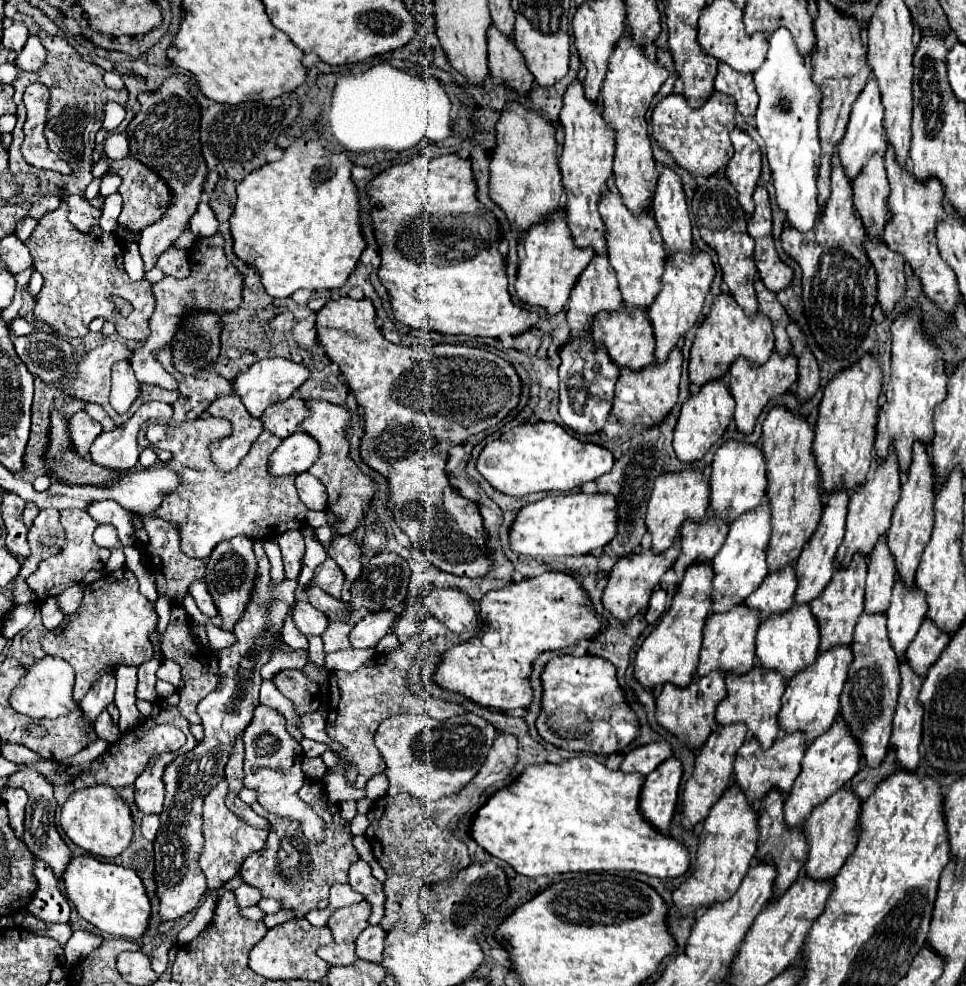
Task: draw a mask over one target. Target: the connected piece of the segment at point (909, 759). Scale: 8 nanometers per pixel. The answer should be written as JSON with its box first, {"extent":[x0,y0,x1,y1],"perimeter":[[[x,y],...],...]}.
{"extent":[891,659,923,769],"perimeter":[[[907,659],[899,663],[901,669],[901,691],[897,699],[897,709],[893,717],[891,747],[897,749],[897,763],[903,769],[919,767],[919,739],[923,733],[923,705],[919,705],[919,689],[923,677],[919,677]]]}

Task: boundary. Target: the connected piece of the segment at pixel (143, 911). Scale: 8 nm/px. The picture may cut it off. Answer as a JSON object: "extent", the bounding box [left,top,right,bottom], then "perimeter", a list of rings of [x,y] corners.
{"extent":[63,857,151,941],"perimeter":[[[75,857],[63,873],[65,895],[77,913],[103,933],[139,941],[145,937],[151,921],[151,899],[139,875],[133,869],[99,861],[95,857]]]}

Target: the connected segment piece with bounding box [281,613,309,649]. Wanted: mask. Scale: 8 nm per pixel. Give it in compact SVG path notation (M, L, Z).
M287 613L287 621L283 623L283 639L291 645L291 647L299 647L299 649L307 649L307 637L303 633L299 633L299 629L295 629L295 623L291 621L291 613Z

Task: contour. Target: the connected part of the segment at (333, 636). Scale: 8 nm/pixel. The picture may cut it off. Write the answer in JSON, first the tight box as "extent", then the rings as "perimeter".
{"extent":[321,623,353,653],"perimeter":[[[329,623],[327,633],[321,635],[323,643],[325,643],[325,653],[333,653],[333,651],[343,651],[349,649],[349,633],[351,633],[353,625],[351,623]]]}

